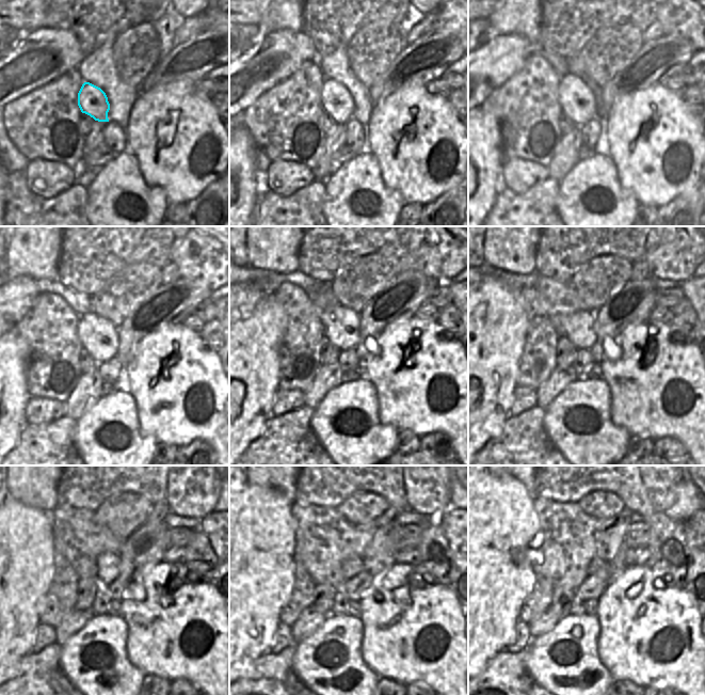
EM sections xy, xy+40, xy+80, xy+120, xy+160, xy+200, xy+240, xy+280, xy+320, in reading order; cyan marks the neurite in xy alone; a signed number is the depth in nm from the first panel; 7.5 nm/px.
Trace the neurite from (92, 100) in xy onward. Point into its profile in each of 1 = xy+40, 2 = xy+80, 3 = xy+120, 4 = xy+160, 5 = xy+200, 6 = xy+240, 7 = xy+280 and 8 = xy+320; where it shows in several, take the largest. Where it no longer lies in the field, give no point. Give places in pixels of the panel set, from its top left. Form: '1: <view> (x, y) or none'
1: xy+40 (336, 100)
2: xy+80 (576, 99)
3: xy+120 (99, 336)
4: xy+160 (340, 325)
5: xy+200 (578, 328)
6: xy+240 (108, 564)
7: xy+280 (351, 567)
8: xy+320 (593, 568)

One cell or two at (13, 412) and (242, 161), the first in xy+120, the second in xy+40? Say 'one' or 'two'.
one

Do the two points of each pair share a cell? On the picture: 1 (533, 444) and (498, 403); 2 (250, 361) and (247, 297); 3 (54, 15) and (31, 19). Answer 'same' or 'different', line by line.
1: different
2: different
3: same

